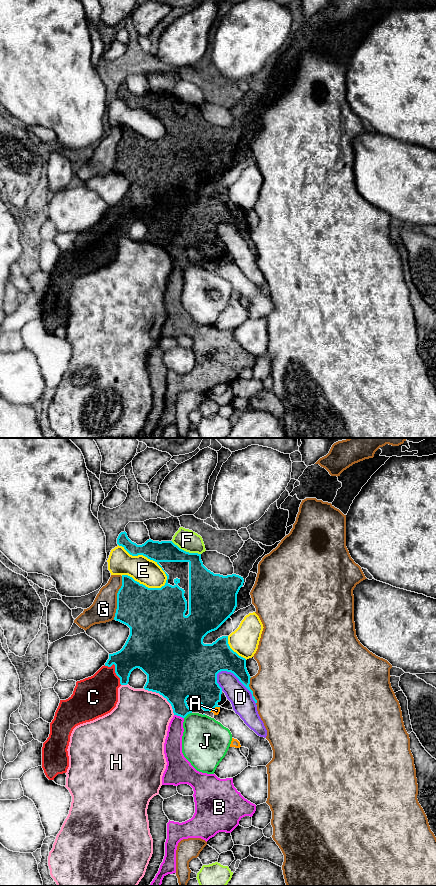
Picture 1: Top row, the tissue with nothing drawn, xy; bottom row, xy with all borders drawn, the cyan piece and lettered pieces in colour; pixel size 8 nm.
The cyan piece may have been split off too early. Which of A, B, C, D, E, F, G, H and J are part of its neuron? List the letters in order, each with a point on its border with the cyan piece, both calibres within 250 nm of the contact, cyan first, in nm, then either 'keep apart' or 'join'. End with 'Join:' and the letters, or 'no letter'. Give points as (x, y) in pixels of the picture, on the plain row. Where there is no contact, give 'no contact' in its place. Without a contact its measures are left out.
A: xy (214, 259) | 280/60 nm | keep apart
B: xy (179, 267) | 280/140 nm | keep apart
C: xy (115, 222) | 260/320 nm | join
D: xy (239, 232) | 220/180 nm | keep apart
E: xy (148, 110) | 180/200 nm | keep apart
F: xy (185, 103) | 190/170 nm | keep apart
G: xy (117, 150) | 380/200 nm | keep apart
H: xy (163, 248) | 500/460 nm | keep apart
J: xy (187, 266) | 280/360 nm | keep apart
Join: C

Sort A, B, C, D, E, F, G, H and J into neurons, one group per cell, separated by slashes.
A / B / C / D / E / F / G / H / J

